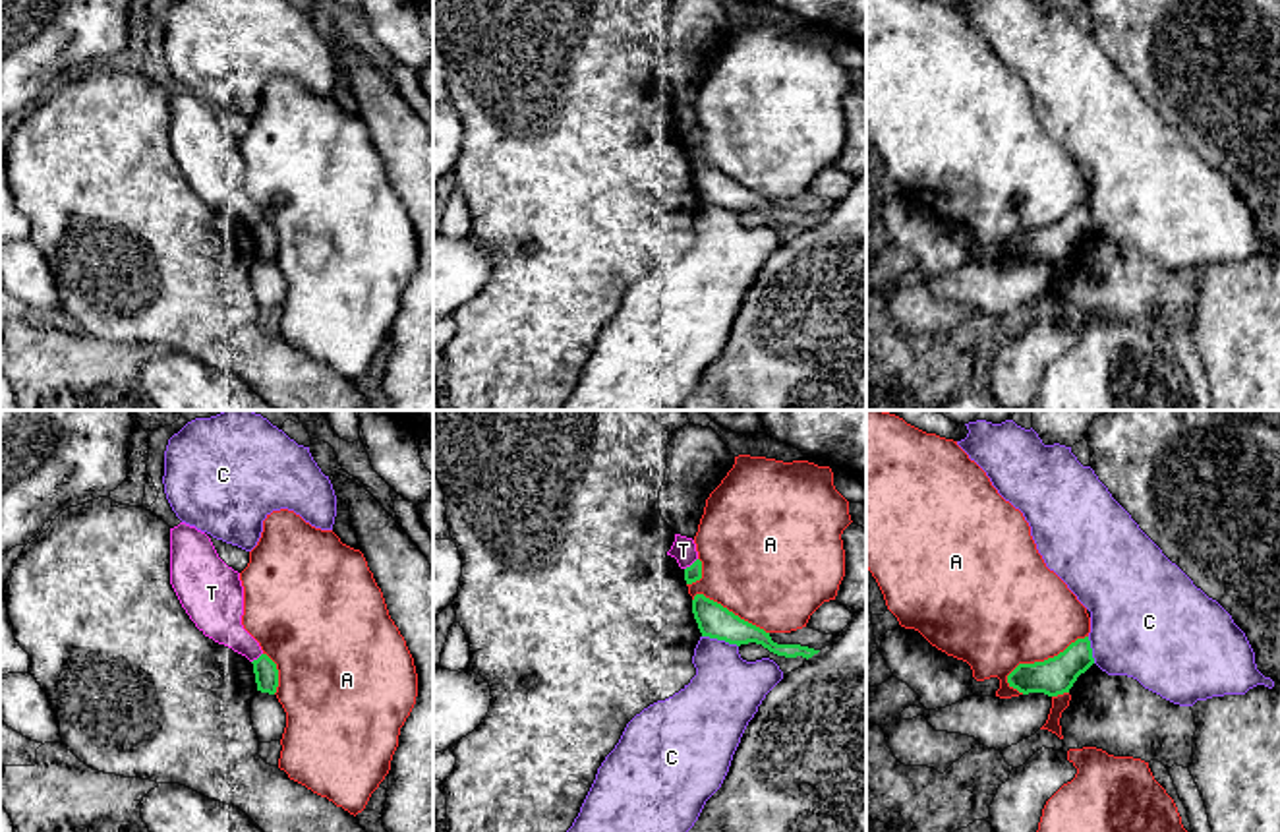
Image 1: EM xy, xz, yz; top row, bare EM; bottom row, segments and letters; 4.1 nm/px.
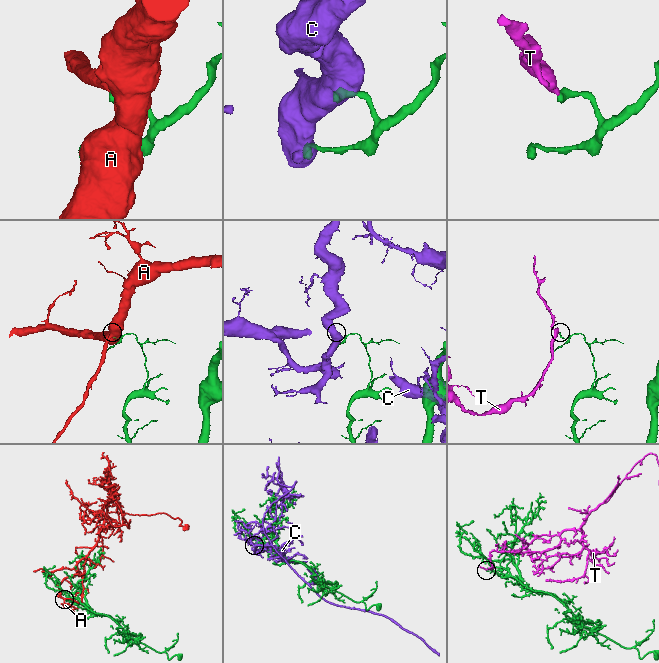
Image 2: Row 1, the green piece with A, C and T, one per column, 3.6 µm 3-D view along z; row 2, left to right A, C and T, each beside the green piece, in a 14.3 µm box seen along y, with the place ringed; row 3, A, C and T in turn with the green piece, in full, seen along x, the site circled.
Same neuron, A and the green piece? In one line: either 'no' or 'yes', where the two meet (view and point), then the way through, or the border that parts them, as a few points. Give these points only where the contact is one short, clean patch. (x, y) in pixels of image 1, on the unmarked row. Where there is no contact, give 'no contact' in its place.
no | yz (1045, 227)

